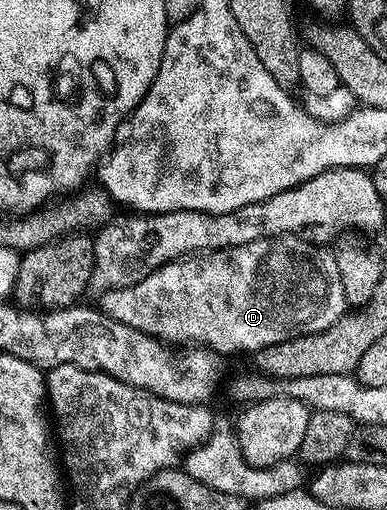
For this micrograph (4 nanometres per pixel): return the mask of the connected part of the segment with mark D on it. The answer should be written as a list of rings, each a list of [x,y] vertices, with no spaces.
[[[294,234],[259,238],[250,244],[178,258],[159,266],[146,276],[146,280],[134,286],[136,290],[129,286],[122,288],[124,294],[120,294],[120,298],[124,298],[124,302],[112,302],[112,306],[120,306],[120,310],[116,310],[116,314],[120,314],[118,321],[146,334],[156,330],[155,337],[163,340],[170,334],[180,334],[180,344],[196,343],[208,347],[216,342],[213,350],[224,346],[222,354],[226,356],[234,354],[232,346],[238,347],[240,352],[257,352],[299,334],[322,332],[346,312],[342,276],[338,276],[335,257],[307,242],[304,236]]]

